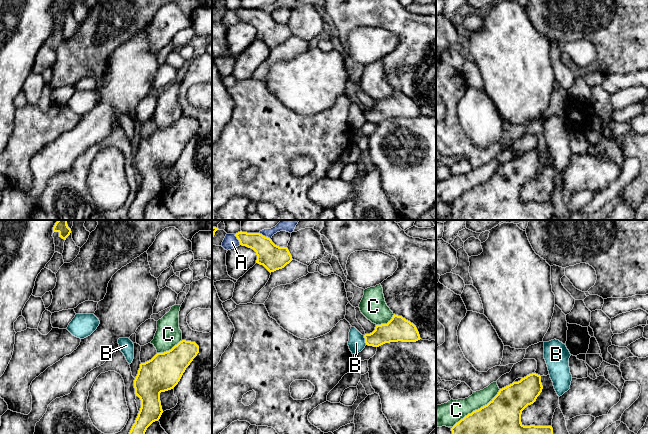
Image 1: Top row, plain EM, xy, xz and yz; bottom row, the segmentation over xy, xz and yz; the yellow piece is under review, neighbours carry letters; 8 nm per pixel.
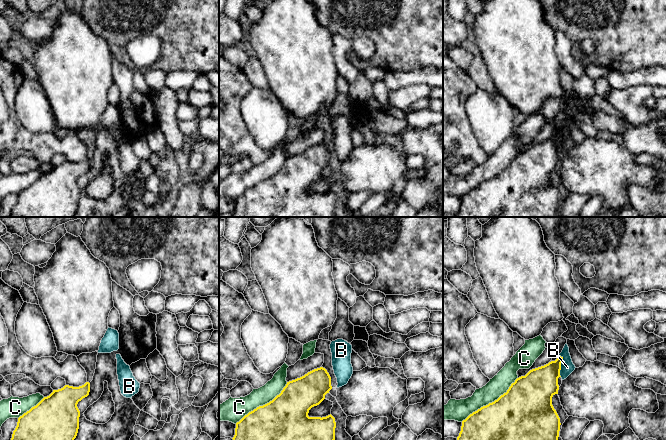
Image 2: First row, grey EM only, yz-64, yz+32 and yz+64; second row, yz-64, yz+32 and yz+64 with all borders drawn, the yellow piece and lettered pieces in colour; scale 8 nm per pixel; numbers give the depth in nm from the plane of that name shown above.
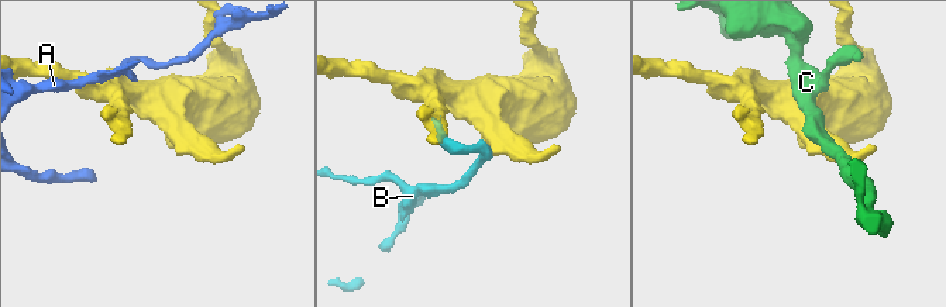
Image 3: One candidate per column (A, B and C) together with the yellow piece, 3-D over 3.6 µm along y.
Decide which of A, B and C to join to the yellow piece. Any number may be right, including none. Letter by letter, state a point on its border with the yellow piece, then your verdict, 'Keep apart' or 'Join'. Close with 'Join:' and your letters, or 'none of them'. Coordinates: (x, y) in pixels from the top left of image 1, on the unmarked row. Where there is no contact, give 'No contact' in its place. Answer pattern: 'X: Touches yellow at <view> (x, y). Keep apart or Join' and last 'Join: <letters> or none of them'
A: Touches yellow at xz (237, 14). Keep apart
B: Touches yellow at xz (365, 116). Keep apart
C: Touches yellow at yz (476, 186). Keep apart
Join: none of them

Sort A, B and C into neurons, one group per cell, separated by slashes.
A / B / C

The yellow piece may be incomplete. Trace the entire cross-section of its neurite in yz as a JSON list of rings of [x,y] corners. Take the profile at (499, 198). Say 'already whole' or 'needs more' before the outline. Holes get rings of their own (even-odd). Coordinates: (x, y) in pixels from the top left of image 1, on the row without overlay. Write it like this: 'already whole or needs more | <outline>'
already whole | [[[536,149],[500,165],[487,181],[468,190],[451,204],[452,214],[448,220],[550,220],[552,202],[524,202],[521,199],[522,187],[536,177],[542,165],[541,152]]]

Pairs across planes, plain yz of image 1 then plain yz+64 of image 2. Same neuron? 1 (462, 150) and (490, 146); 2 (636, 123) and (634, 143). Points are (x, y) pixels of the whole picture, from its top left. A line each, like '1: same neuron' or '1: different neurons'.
1: different neurons
2: different neurons

